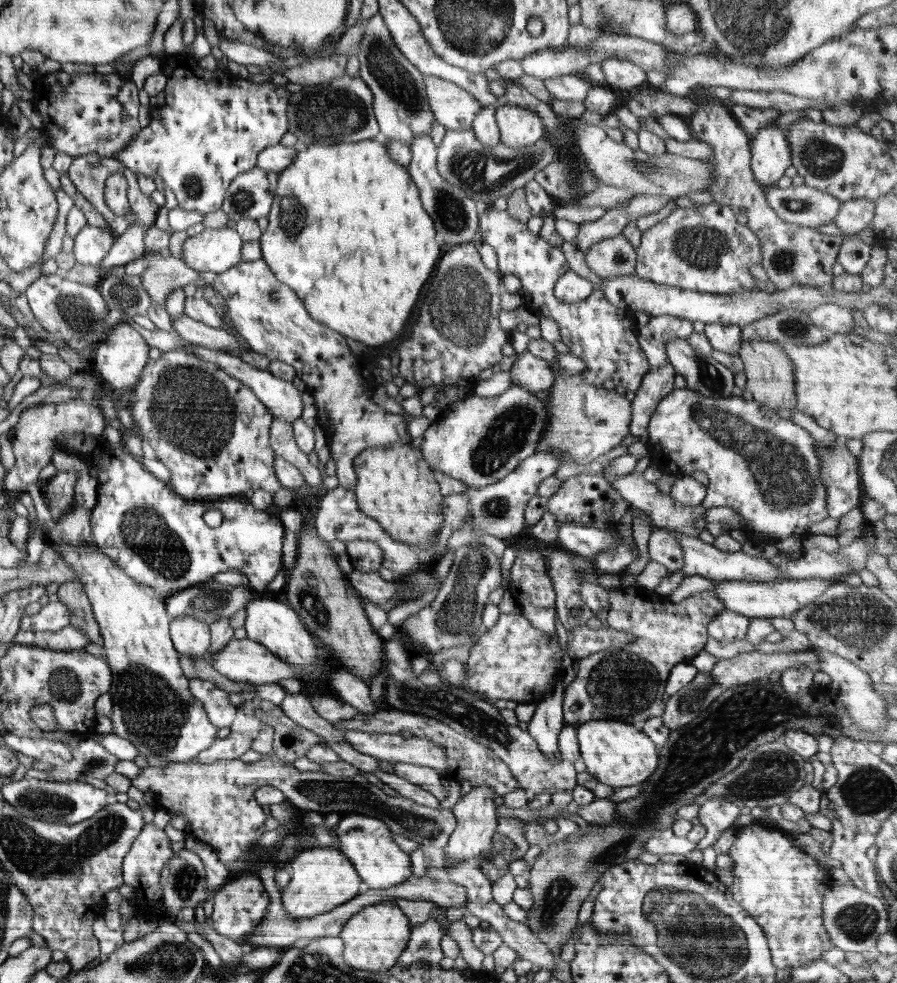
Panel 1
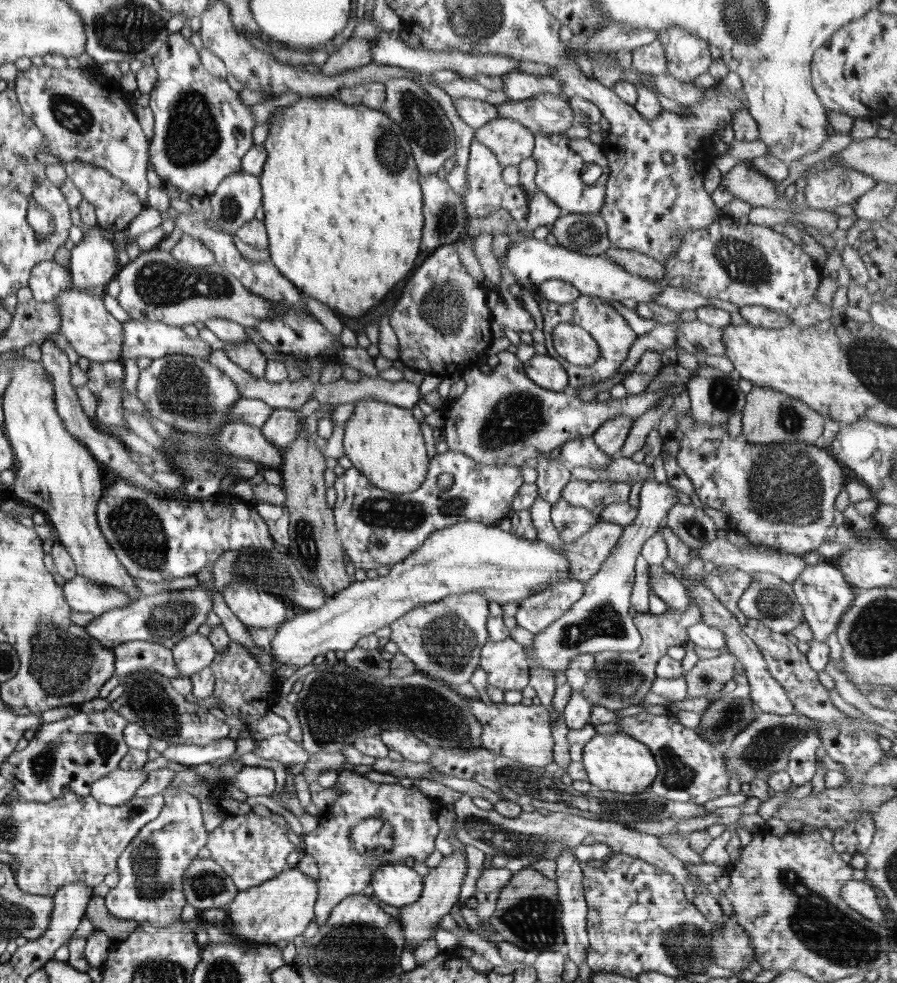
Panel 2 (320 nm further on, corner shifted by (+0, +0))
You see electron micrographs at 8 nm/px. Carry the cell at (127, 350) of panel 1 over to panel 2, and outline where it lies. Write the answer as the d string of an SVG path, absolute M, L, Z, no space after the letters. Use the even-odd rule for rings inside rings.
M62 290L55 299L61 323L58 332L63 334L71 347L80 357L86 357L94 362L106 362L109 360L122 361L121 348L123 341L123 328L120 323L104 307L103 297L88 294L88 292L76 292L76 290Z

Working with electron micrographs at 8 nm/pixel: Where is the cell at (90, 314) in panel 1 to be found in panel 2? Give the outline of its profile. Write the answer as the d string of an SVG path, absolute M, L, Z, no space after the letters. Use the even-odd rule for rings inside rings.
M54 259L38 262L33 266L30 274L29 288L33 299L40 302L50 302L60 294L60 286L68 287L70 274L68 270L60 268Z

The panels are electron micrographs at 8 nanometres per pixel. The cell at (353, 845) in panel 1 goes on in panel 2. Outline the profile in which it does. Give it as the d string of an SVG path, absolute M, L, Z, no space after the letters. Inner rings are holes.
M385 864L372 873L372 890L377 902L398 909L413 904L420 899L423 879L410 864Z

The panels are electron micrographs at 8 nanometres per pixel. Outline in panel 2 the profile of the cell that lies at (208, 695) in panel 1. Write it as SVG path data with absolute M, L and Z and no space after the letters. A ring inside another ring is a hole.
M130 641L116 646L114 652L114 675L119 678L132 674L166 675L168 679L182 678L176 669L173 652L160 644Z

